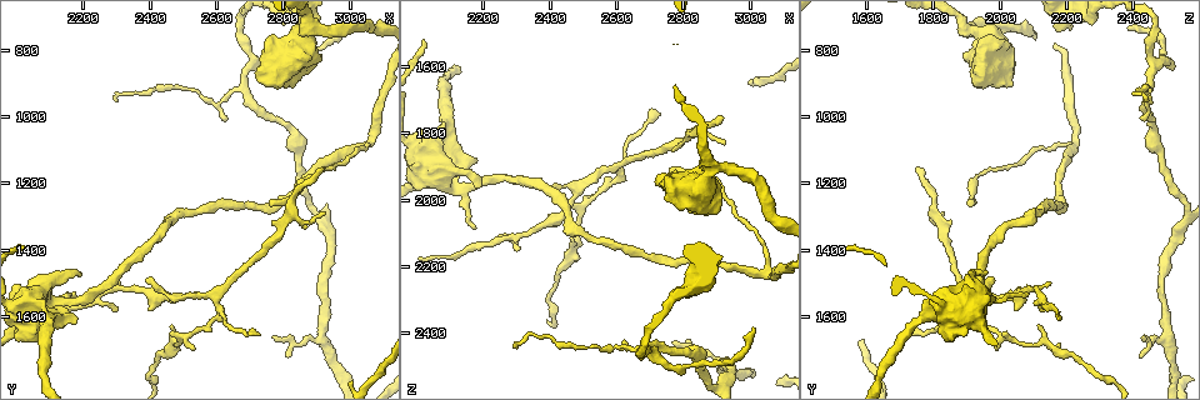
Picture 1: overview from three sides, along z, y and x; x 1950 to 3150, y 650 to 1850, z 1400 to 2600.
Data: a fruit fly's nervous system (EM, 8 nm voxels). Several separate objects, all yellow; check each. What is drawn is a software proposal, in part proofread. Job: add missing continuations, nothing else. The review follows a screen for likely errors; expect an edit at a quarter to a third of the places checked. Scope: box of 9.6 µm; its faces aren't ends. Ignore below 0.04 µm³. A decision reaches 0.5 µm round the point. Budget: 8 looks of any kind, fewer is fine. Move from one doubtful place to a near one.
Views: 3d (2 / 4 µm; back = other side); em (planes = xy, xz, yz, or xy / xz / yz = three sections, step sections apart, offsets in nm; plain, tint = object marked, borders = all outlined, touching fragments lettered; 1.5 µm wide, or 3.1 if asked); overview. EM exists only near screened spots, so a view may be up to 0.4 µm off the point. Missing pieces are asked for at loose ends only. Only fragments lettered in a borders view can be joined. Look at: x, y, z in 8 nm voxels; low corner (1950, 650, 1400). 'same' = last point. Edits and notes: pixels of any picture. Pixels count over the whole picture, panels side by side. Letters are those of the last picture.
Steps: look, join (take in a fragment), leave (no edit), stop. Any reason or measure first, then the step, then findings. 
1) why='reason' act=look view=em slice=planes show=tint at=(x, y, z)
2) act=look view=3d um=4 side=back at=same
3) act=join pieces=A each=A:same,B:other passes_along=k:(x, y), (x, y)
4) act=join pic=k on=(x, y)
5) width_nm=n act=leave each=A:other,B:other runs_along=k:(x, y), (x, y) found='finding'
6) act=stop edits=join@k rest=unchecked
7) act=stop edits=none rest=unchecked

why='branch stops here' act=look view=em slice=xy step=8 show=borders at=(2910, 1160, 1750)

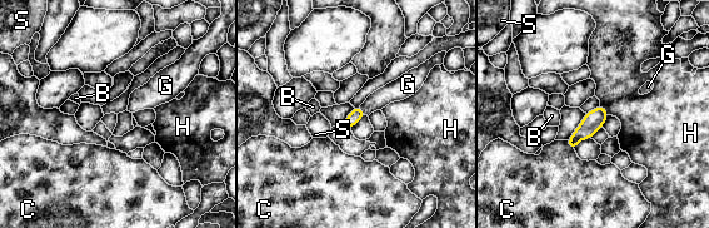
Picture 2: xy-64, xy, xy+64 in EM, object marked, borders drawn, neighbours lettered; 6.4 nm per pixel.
why='another direction' act=look view=em slice=planes show=borders at=same

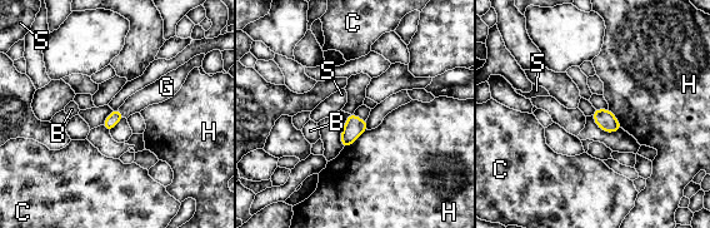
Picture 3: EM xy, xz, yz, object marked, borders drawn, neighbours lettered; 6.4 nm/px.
width_nm=80 act=join pieces=G each=B:other,C:other,G:same,H:other,S:other found='it goes on there'

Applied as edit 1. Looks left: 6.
why='tapers out' act=look view=em slice=xy step=4 show=borders at=(2720, 1650, 1740)

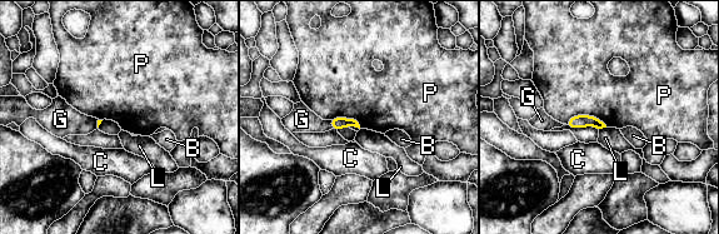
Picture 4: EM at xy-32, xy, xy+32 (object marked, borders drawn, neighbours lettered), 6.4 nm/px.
act=leave each=B:other,C:other,G:other,L:other,P:other found='no lettered fragment goes on from it'

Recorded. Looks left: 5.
why='free end' act=look view=em slice=yz step=4 show=borders at=(3010, 730, 2390)

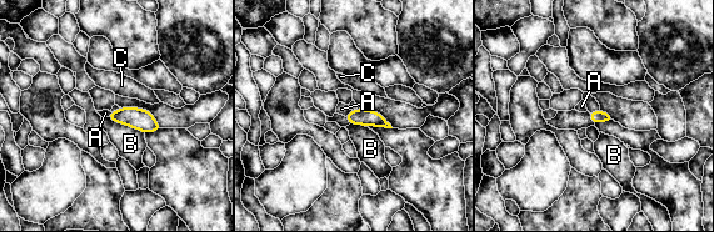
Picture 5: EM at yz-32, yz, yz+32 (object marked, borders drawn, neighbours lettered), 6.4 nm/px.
act=leave each=A:other,B:other,C:other border=5:(351, 110), (344, 116) found='none of them fits'

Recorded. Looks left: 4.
act=stop edits=join@3 rest=unchecked

